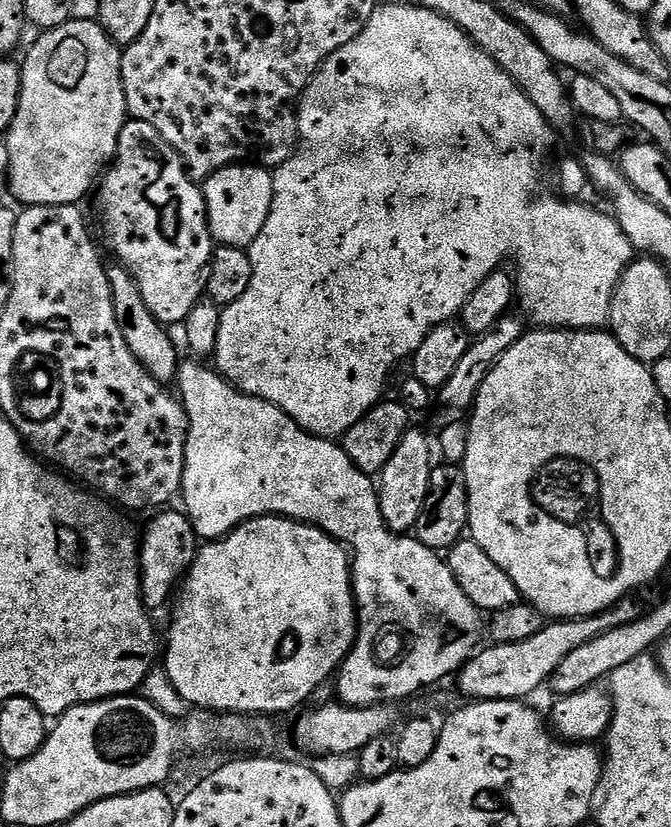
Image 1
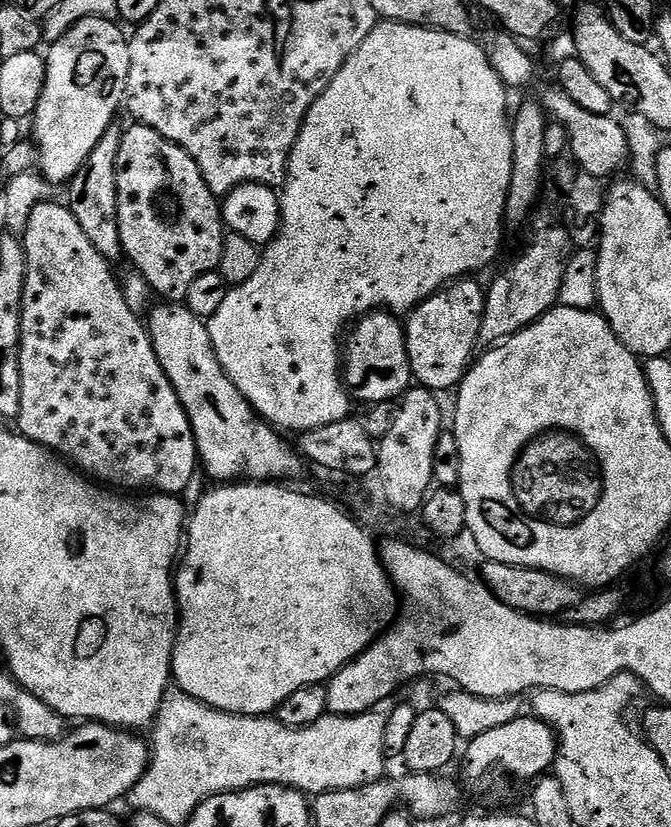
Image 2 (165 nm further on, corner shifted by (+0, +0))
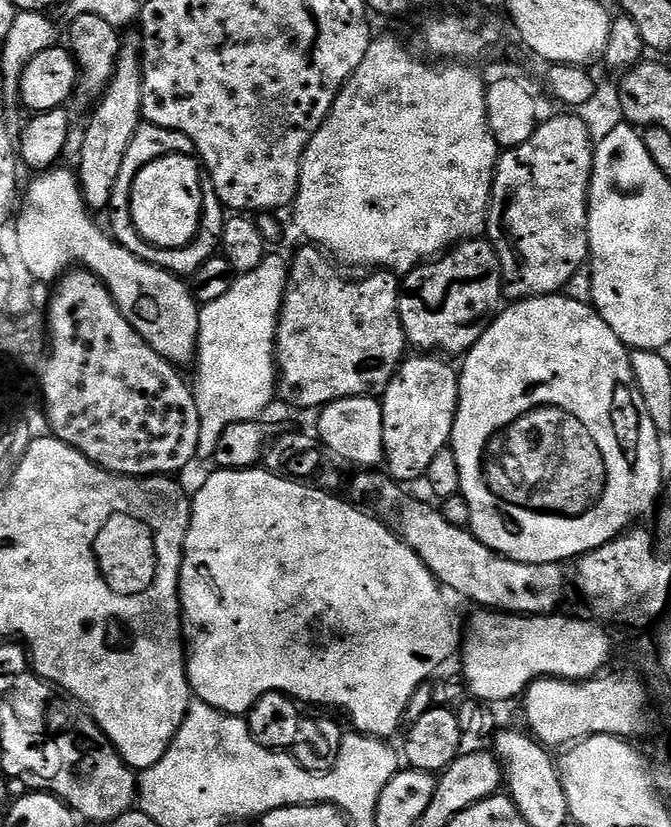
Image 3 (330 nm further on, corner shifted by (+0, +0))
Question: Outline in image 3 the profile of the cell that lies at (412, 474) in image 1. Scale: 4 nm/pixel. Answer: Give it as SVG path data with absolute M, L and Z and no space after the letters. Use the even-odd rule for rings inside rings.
M412 354L401 364L399 372L393 380L388 384L388 388L382 393L382 430L384 431L384 460L386 461L386 471L393 480L397 482L405 482L404 480L416 480L427 477L430 462L438 455L438 450L449 447L452 439L452 427L454 426L454 418L456 417L456 404L460 401L460 378L457 369L451 368L447 364L447 359L441 358L436 354Z

